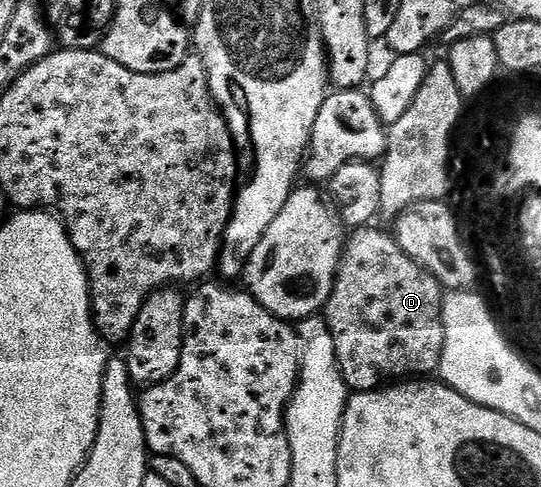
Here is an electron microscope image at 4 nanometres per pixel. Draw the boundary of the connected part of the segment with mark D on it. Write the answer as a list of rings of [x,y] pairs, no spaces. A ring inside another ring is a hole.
[[[357,227],[348,234],[345,242],[345,250],[341,253],[341,262],[337,268],[337,278],[333,284],[331,295],[327,299],[323,316],[327,327],[331,331],[333,340],[333,355],[336,368],[339,370],[339,377],[345,380],[345,385],[353,393],[370,393],[373,389],[379,389],[396,382],[398,379],[425,379],[430,375],[436,374],[441,367],[441,356],[443,355],[443,343],[445,342],[445,328],[441,318],[441,303],[443,300],[443,290],[441,285],[427,270],[422,269],[403,247],[399,247],[396,236],[392,232],[384,233],[381,229],[374,227]]]

